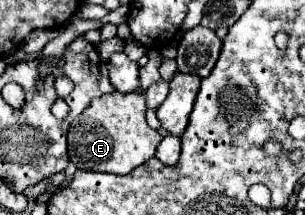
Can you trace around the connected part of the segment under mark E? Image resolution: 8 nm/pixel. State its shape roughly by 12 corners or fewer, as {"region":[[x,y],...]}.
{"region":[[145,93],[101,95],[71,123],[77,169],[129,173],[163,139]]}

